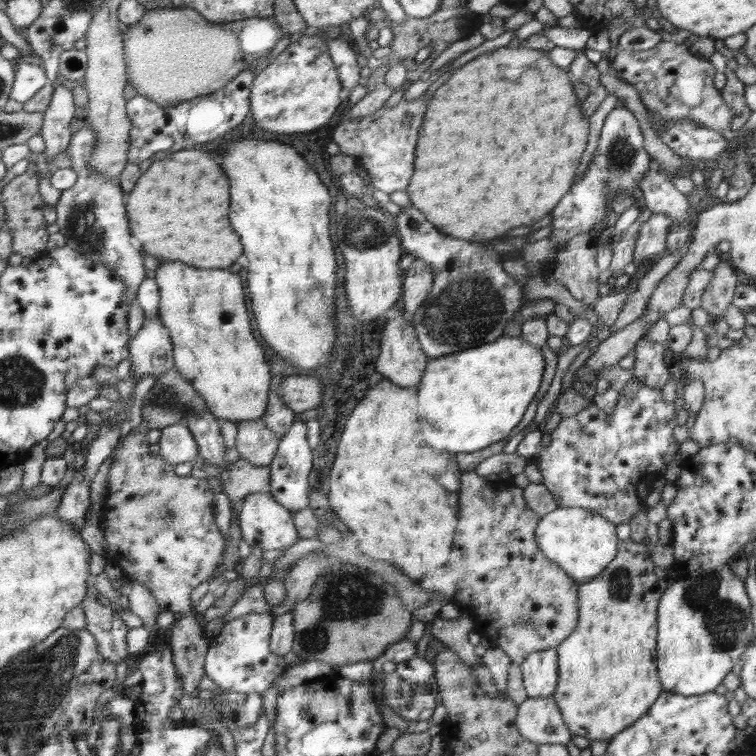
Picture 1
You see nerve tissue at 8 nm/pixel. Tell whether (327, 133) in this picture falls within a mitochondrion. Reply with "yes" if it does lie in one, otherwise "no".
no

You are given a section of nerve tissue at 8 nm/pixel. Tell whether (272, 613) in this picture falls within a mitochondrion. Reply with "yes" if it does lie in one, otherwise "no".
no

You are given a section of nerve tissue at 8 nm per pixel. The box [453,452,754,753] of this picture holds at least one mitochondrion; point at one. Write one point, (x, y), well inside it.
(723, 620)

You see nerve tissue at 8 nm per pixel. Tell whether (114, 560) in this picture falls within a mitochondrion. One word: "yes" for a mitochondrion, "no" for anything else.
no

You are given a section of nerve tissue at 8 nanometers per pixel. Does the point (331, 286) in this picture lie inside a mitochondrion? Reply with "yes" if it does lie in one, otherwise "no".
no

